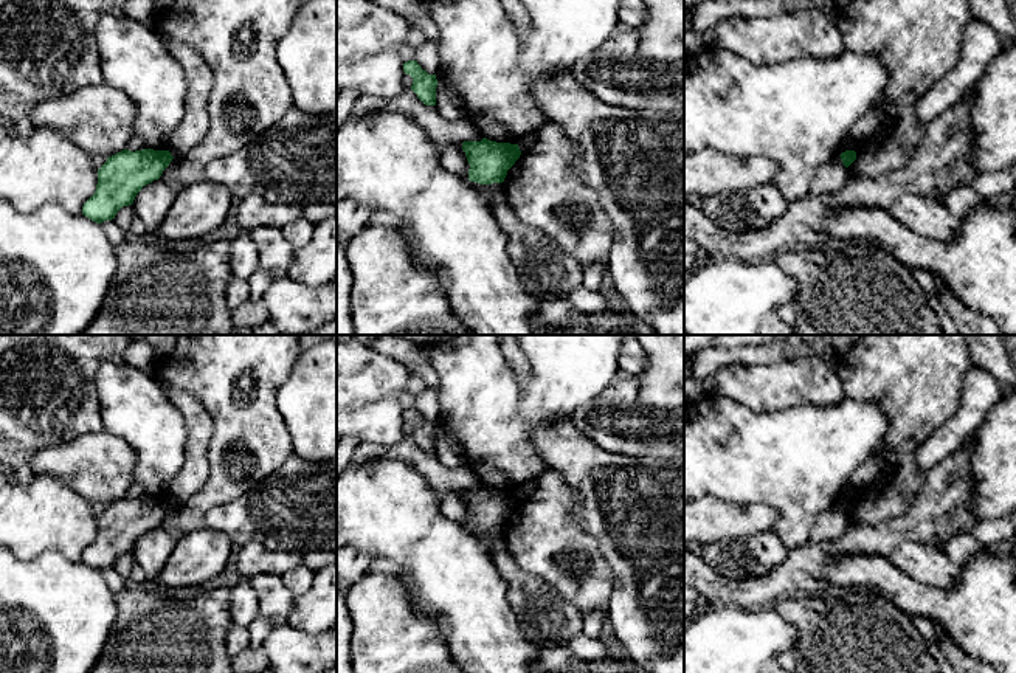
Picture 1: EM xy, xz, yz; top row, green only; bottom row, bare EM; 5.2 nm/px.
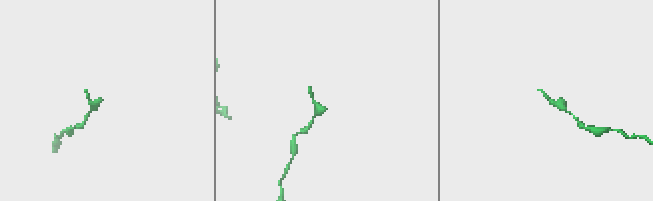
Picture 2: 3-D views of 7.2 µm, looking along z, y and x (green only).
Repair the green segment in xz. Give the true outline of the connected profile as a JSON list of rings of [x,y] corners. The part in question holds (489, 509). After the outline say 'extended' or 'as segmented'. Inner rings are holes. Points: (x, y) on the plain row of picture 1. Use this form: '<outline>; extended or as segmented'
[[[487,485],[464,488],[462,498],[470,512],[468,527],[479,532],[503,530],[507,518],[521,502],[518,492],[496,490]]]; as segmented

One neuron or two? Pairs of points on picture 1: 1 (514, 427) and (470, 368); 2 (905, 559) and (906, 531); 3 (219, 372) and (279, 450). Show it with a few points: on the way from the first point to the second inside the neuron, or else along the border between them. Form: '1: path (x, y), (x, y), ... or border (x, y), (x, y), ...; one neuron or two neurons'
1: path (500, 413), (478, 391), (475, 382); one neuron
2: border (942, 548), (903, 541), (888, 557); two neurons
3: path (227, 393), (228, 403), (259, 434); one neuron

